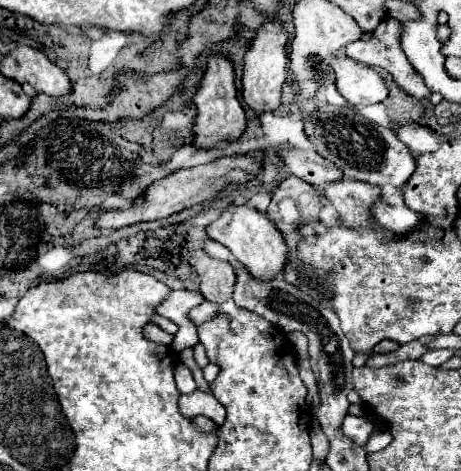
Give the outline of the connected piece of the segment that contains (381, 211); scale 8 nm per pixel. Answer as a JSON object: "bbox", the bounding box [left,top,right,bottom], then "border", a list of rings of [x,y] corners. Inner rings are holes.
{"bbox":[370,187,420,233],"border":[[[394,187],[394,195],[382,195],[372,207],[370,207],[370,217],[382,225],[384,229],[388,231],[394,231],[394,233],[408,233],[412,229],[418,227],[420,223],[420,215],[416,215],[414,211],[410,211],[406,205],[404,205],[404,199],[402,199],[402,191]]]}

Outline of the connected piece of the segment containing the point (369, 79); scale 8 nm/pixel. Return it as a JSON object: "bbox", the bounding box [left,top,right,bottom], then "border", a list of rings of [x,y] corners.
{"bbox":[332,55,388,105],"border":[[[336,55],[336,59],[332,59],[332,69],[336,73],[336,87],[348,103],[370,105],[388,97],[384,79],[372,67],[348,55]]]}

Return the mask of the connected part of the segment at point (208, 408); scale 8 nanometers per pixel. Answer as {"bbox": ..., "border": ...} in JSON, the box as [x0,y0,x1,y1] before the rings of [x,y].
{"bbox":[178,389,224,425],"border":[[[197,389],[197,393],[189,395],[181,395],[178,399],[178,409],[184,417],[196,417],[196,415],[204,415],[208,419],[212,419],[216,425],[224,423],[224,407],[216,401],[216,397],[208,395]]]}

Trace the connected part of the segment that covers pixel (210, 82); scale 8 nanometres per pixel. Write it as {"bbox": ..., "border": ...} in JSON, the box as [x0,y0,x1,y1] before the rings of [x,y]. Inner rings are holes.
{"bbox":[194,53,244,149],"border":[[[210,53],[206,55],[206,69],[204,75],[196,87],[196,97],[194,97],[198,117],[196,117],[196,145],[202,149],[208,149],[216,141],[232,141],[238,139],[240,133],[244,131],[244,109],[238,103],[236,97],[236,85],[234,85],[234,67],[232,61],[228,59],[226,53]]]}

